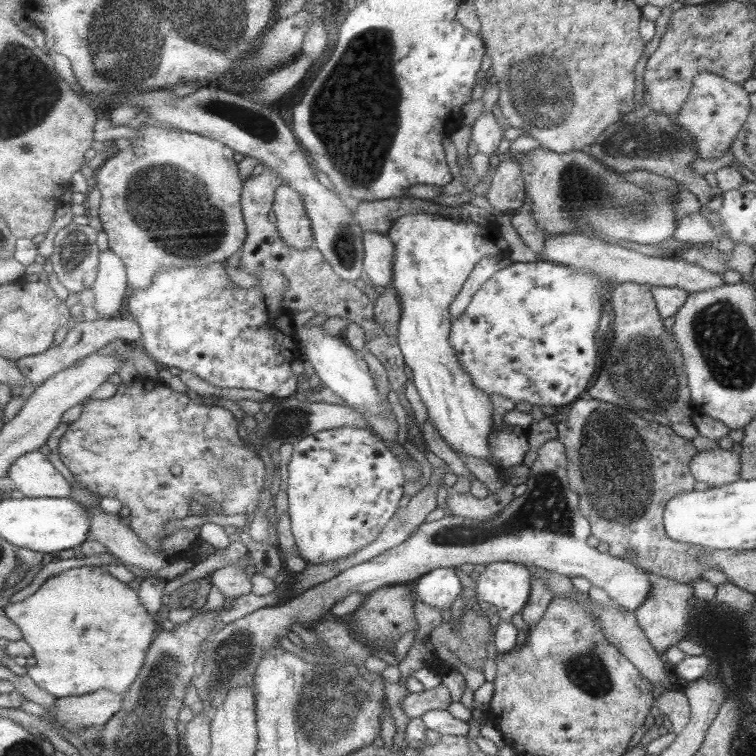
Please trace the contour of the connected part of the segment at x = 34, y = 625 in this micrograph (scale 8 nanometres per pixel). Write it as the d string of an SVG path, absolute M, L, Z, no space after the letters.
M85 565L52 576L26 600L8 604L6 612L21 626L25 640L34 647L37 665L28 668L28 674L42 688L60 699L84 696L104 689L127 693L146 666L150 649L161 630L159 617L148 612L138 590L112 576L107 566Z

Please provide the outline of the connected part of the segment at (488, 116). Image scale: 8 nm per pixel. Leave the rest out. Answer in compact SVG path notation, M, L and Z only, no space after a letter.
M484 111L476 119L471 129L471 139L477 145L478 152L494 160L498 154L498 145L503 140L506 126L499 124L492 111Z

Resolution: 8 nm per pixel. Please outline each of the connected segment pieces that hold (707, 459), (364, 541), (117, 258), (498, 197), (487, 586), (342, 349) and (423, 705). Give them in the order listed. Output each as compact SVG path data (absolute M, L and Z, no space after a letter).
M704 450L690 459L689 469L698 482L719 487L740 479L740 461L739 455L733 450Z
M354 425L326 430L295 445L288 467L289 510L299 552L309 564L333 563L370 546L380 538L388 523L402 510L401 504L408 484L404 462L388 448L386 441L368 429Z
M111 248L102 250L100 260L99 279L93 289L95 308L100 319L124 317L133 291L125 260Z
M514 159L497 162L488 193L489 203L499 210L513 216L524 206L525 180L522 169Z
M508 561L487 564L475 583L479 601L496 606L500 618L507 621L521 612L532 586L529 568Z
M306 326L298 330L300 343L306 346L305 359L314 366L317 374L321 378L325 387L334 390L340 396L343 396L352 406L372 411L381 417L391 415L390 404L387 398L383 398L378 390L378 378L370 369L370 364L366 361L364 354L358 352L344 338L344 336L330 336L324 330L325 326Z
M441 683L434 689L410 693L401 706L410 718L423 718L430 710L447 710L451 702L450 691Z

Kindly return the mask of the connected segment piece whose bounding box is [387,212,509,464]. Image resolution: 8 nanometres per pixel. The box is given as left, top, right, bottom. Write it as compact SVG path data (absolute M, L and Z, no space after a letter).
M436 212L406 214L396 220L387 235L392 238L397 248L395 277L390 287L397 290L404 305L404 318L397 336L400 338L402 351L406 354L407 365L414 372L414 382L428 408L430 420L442 439L458 456L476 457L489 464L487 460L493 455L489 440L494 432L493 428L496 427L492 419L492 401L489 393L473 384L469 372L462 368L461 361L454 352L451 339L453 320L449 308L468 282L473 268L487 256L507 254L509 242L503 237L500 225L494 219L487 225L480 226L471 219L462 220Z

